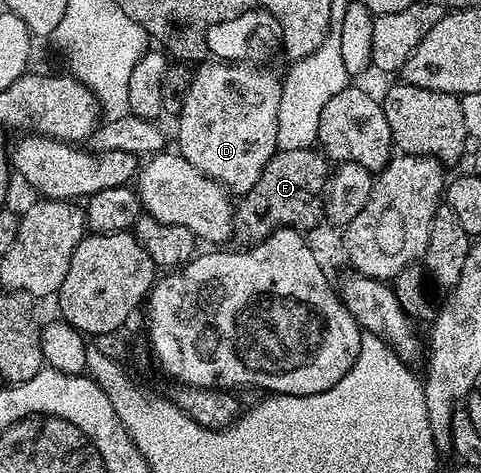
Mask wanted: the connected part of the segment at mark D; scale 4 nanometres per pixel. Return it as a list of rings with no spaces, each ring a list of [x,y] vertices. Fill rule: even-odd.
[[[205,61],[193,71],[191,89],[187,89],[185,104],[177,123],[179,153],[206,177],[221,184],[229,193],[240,197],[246,195],[259,181],[267,161],[277,150],[277,118],[281,79],[257,65],[246,66],[246,71],[237,75],[237,87],[233,87],[233,67],[229,61]]]

